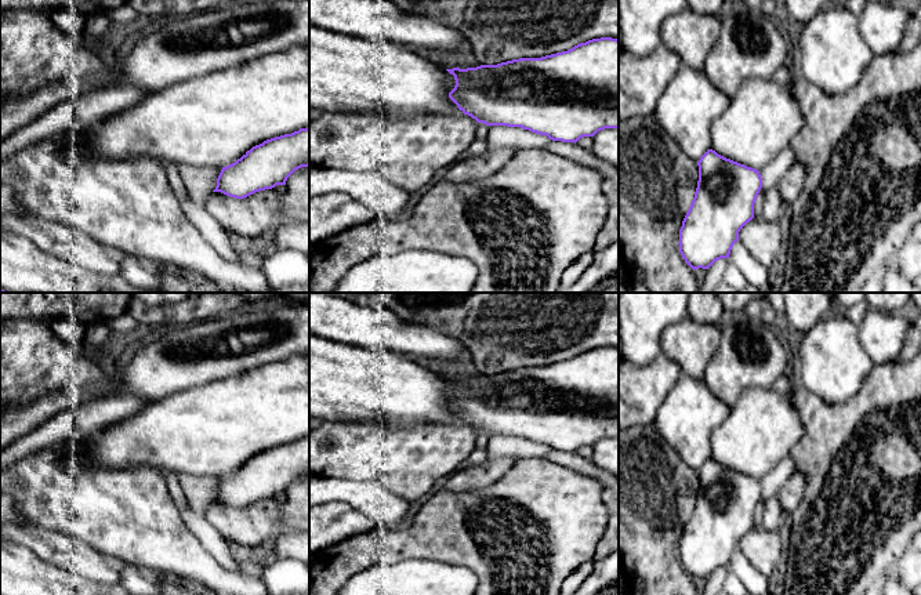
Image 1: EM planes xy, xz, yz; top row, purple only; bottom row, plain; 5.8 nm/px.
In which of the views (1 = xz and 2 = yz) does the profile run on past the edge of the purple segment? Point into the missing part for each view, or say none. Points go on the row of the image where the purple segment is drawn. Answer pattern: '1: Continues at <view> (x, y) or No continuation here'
1: No continuation here
2: No continuation here

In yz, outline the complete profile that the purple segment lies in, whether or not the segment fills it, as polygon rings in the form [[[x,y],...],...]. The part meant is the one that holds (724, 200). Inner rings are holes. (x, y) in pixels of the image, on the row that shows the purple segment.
[[[708,149],[697,162],[699,181],[692,204],[679,229],[679,253],[695,271],[708,269],[715,261],[729,258],[740,229],[754,218],[754,203],[762,188],[758,170],[726,159]]]

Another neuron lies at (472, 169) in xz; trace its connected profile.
[[[514,148],[486,149],[475,157],[456,163],[445,179],[453,184],[464,184],[489,178],[505,166],[516,150]]]

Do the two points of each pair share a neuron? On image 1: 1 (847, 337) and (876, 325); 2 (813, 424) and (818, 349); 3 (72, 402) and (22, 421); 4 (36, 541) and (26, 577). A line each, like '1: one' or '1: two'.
1: two
2: two
3: one
4: two

